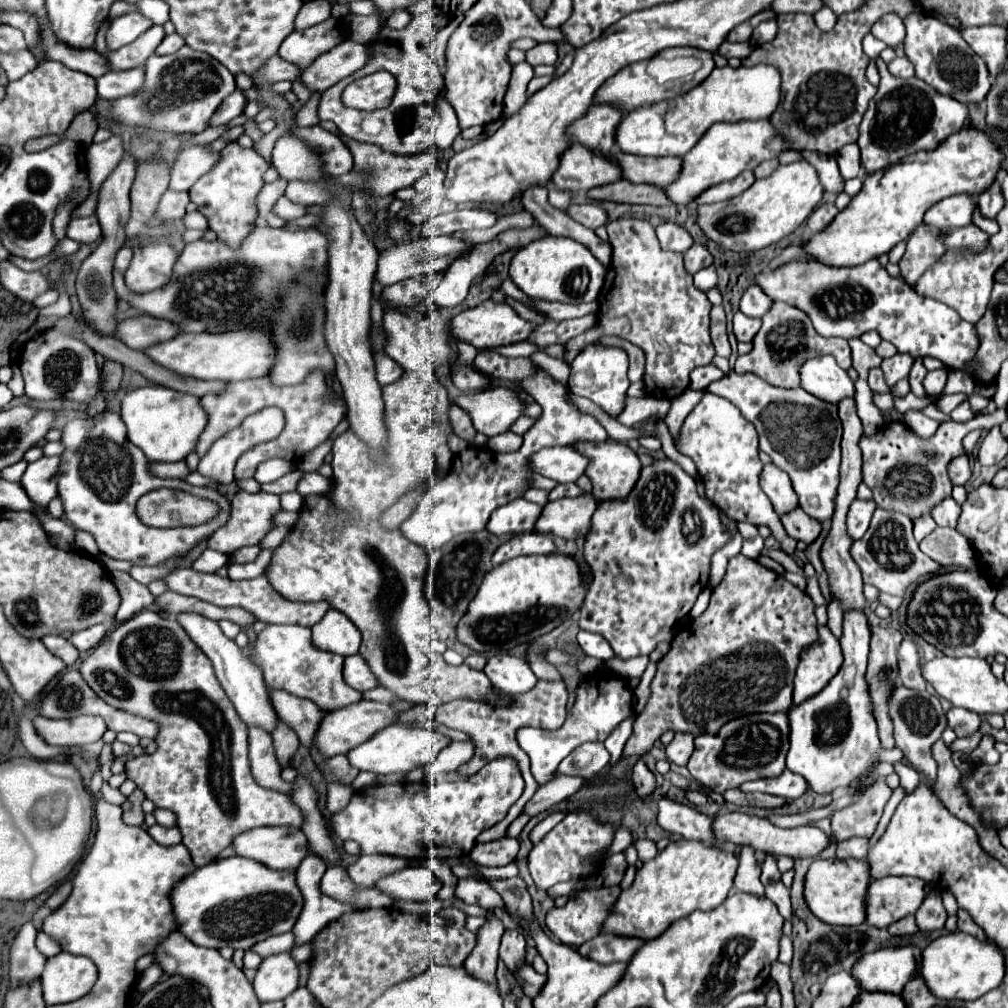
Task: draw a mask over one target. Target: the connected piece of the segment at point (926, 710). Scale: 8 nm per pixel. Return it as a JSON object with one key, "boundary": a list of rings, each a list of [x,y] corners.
{"boundary":[[[897,687],[889,707],[893,715],[893,725],[895,725],[897,747],[905,753],[905,759],[909,761],[909,765],[927,779],[927,785],[933,791],[933,785],[937,779],[937,763],[931,757],[931,745],[941,737],[943,729],[947,727],[947,717],[945,717],[945,711],[941,709],[939,697],[927,691],[921,691],[917,695],[917,691],[911,691],[907,687]]]}

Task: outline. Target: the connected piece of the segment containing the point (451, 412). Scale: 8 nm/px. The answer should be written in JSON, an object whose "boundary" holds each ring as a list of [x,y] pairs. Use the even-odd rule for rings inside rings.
{"boundary":[[[451,405],[451,407],[447,409],[447,417],[449,417],[449,423],[451,423],[453,431],[455,431],[459,437],[463,437],[468,444],[471,443],[477,431],[473,427],[469,413],[467,413],[465,409],[457,407],[457,405]]]}

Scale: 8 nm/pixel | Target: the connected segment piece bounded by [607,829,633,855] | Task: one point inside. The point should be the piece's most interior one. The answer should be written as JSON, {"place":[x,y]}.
{"place":[623,838]}

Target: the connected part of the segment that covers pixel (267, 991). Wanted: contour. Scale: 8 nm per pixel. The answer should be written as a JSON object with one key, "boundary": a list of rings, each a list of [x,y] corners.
{"boundary":[[[277,953],[263,959],[253,979],[259,1001],[281,1001],[299,985],[299,963],[291,953]]]}

